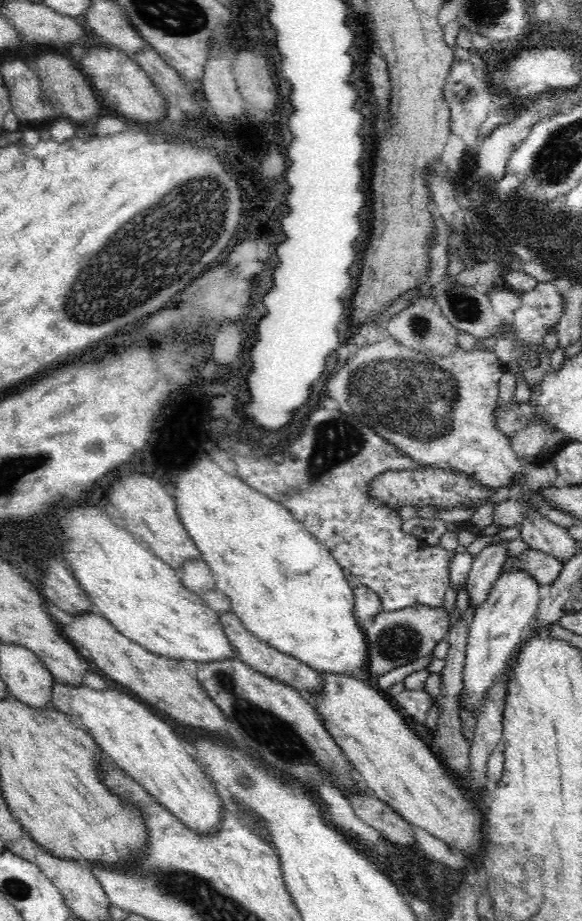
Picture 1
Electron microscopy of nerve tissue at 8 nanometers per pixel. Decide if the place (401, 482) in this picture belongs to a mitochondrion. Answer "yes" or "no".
no

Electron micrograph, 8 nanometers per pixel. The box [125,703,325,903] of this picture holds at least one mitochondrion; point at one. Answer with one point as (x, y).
(296, 735)

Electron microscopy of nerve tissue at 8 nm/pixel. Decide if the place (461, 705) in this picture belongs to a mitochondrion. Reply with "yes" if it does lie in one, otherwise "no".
no

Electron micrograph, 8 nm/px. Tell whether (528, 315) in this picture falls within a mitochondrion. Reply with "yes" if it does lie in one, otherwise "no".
no

